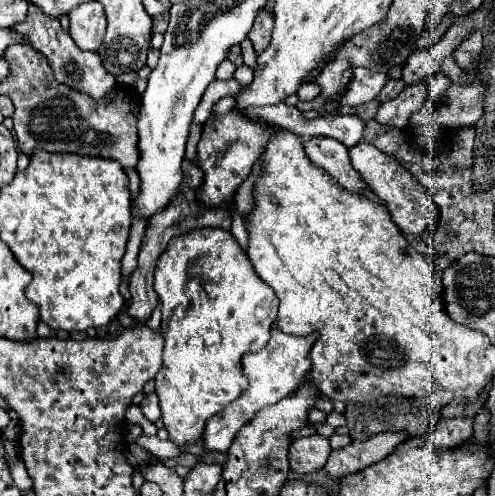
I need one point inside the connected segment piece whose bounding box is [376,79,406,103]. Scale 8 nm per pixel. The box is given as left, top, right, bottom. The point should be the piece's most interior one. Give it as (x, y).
(390, 91)

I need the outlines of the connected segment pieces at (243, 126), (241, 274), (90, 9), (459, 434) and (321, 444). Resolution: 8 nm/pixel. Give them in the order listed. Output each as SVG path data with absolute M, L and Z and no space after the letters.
M230 111L224 117L208 119L204 125L202 139L198 143L198 163L204 171L204 185L198 193L200 203L206 207L226 205L234 197L240 183L250 175L252 165L258 161L260 153L264 151L264 143L268 143L272 133L274 129L250 121L238 111Z
M202 227L202 229L194 229L194 231L188 231L184 235L178 235L174 237L166 251L160 255L158 263L156 263L156 273L154 273L154 291L156 295L160 297L160 303L162 303L162 337L164 337L164 353L162 353L162 369L158 371L156 375L156 395L160 399L160 411L162 411L162 421L164 421L164 427L168 429L170 433L170 439L176 443L176 445L186 445L186 443L194 443L196 439L202 437L204 433L204 423L208 421L208 417L216 415L216 411L222 411L232 399L236 399L242 391L248 389L248 379L246 375L242 373L242 355L244 353L254 353L254 351L260 351L264 349L264 345L268 343L270 339L270 327L276 319L276 313L278 313L278 297L276 293L272 291L272 287L268 287L254 271L252 271L252 265L244 253L244 249L238 245L238 241L234 239L234 235L230 231L224 231L220 227Z
M98 1L82 3L80 7L68 13L68 19L70 19L68 33L72 41L84 51L96 51L106 31L106 17L102 5Z
M472 417L440 419L430 431L430 439L436 447L456 447L458 443L472 435L472 425L474 425Z
M322 435L300 437L290 445L290 469L300 475L316 473L324 467L330 451L330 441Z

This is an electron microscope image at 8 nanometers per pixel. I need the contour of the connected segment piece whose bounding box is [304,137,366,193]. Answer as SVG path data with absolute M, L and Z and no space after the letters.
M312 137L304 141L304 149L312 163L322 167L338 185L346 187L352 193L364 193L366 183L350 165L348 149L340 141L332 137Z

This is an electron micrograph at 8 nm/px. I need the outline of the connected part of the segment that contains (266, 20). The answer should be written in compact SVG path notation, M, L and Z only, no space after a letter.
M260 11L260 15L256 15L252 31L248 33L248 39L254 45L254 51L260 53L264 51L264 47L268 47L270 43L270 27L274 25L274 15L270 11Z

